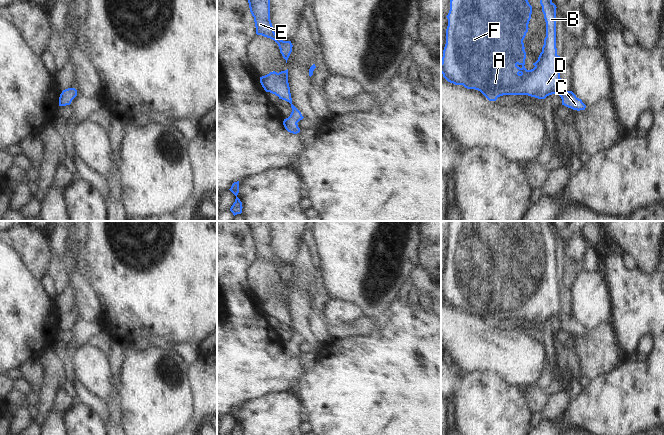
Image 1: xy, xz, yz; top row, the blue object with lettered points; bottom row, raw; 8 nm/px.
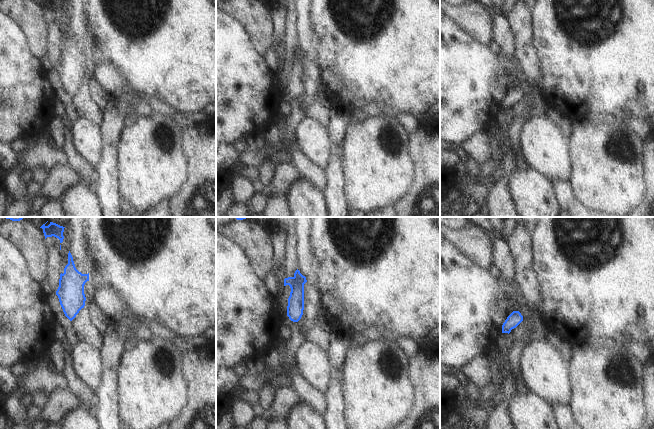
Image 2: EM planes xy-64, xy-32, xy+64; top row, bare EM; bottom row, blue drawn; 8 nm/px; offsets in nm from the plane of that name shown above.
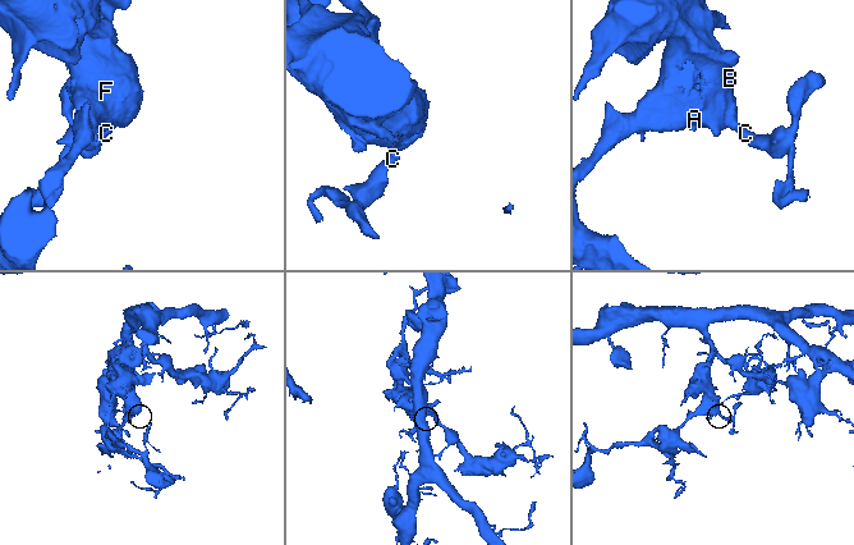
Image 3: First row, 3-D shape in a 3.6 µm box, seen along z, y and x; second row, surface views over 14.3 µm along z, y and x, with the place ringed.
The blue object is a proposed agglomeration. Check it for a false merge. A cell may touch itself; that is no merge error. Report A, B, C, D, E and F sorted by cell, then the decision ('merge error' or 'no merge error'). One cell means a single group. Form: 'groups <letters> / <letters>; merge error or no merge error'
groups A B C D E F; no merge error

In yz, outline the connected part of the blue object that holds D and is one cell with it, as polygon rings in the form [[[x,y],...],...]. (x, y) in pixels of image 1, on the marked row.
[[[450,0],[450,10],[446,16],[448,19],[448,26],[446,29],[446,44],[443,50],[443,57],[441,62],[441,73],[443,77],[450,83],[455,85],[463,85],[467,89],[475,89],[480,91],[489,101],[496,101],[498,97],[503,95],[528,95],[538,99],[545,99],[547,96],[552,94],[557,94],[562,99],[562,105],[571,108],[573,110],[585,110],[586,105],[581,99],[577,98],[572,91],[566,91],[561,87],[560,78],[560,65],[562,63],[562,58],[557,55],[556,48],[556,5],[552,0],[540,0],[542,6],[542,12],[544,14],[544,19],[546,22],[546,37],[544,39],[544,45],[542,47],[542,52],[540,53],[538,60],[533,63],[535,66],[531,70],[525,68],[526,52],[523,40],[528,32],[528,24],[531,19],[532,6],[529,4],[528,0]]]

